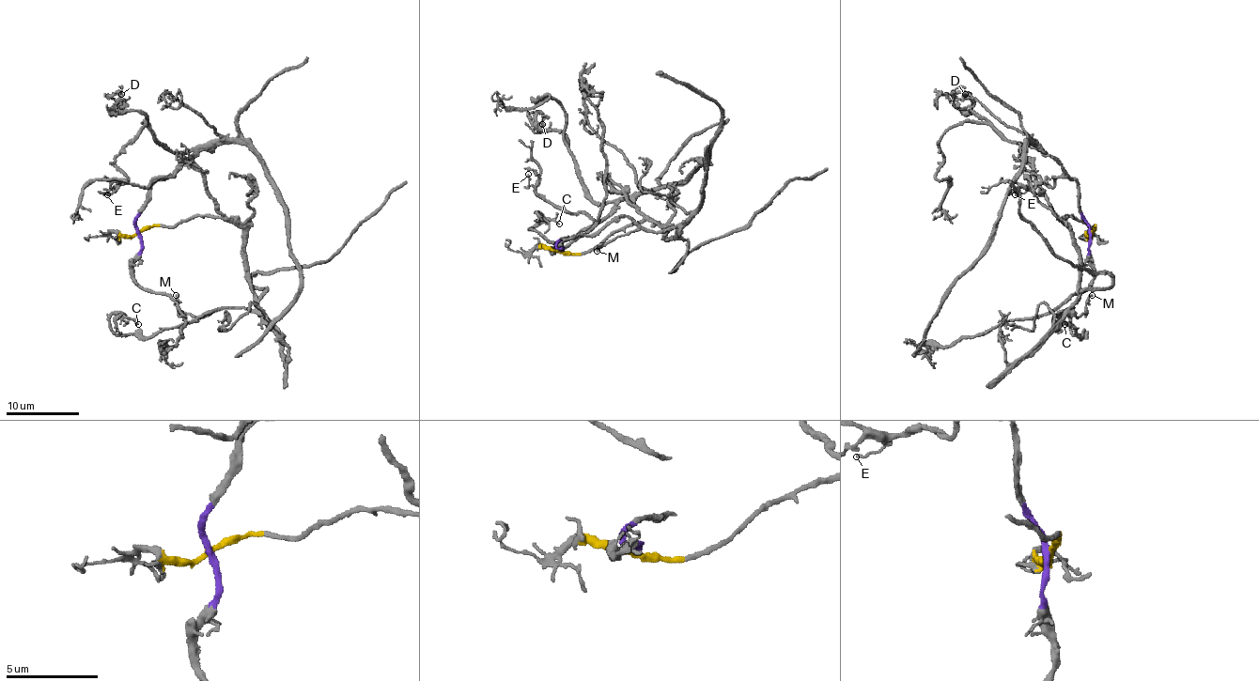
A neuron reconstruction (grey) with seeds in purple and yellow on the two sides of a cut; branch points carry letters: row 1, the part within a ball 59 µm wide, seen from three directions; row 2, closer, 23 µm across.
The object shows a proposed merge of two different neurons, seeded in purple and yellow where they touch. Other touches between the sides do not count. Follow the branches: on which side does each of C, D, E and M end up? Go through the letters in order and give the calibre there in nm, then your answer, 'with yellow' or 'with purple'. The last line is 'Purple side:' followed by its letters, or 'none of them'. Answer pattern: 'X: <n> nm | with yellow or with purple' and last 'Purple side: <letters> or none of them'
C: 80 nm | with yellow
D: 130 nm | with purple
E: 110 nm | with purple
M: 160 nm | with yellow
Purple side: D, E

